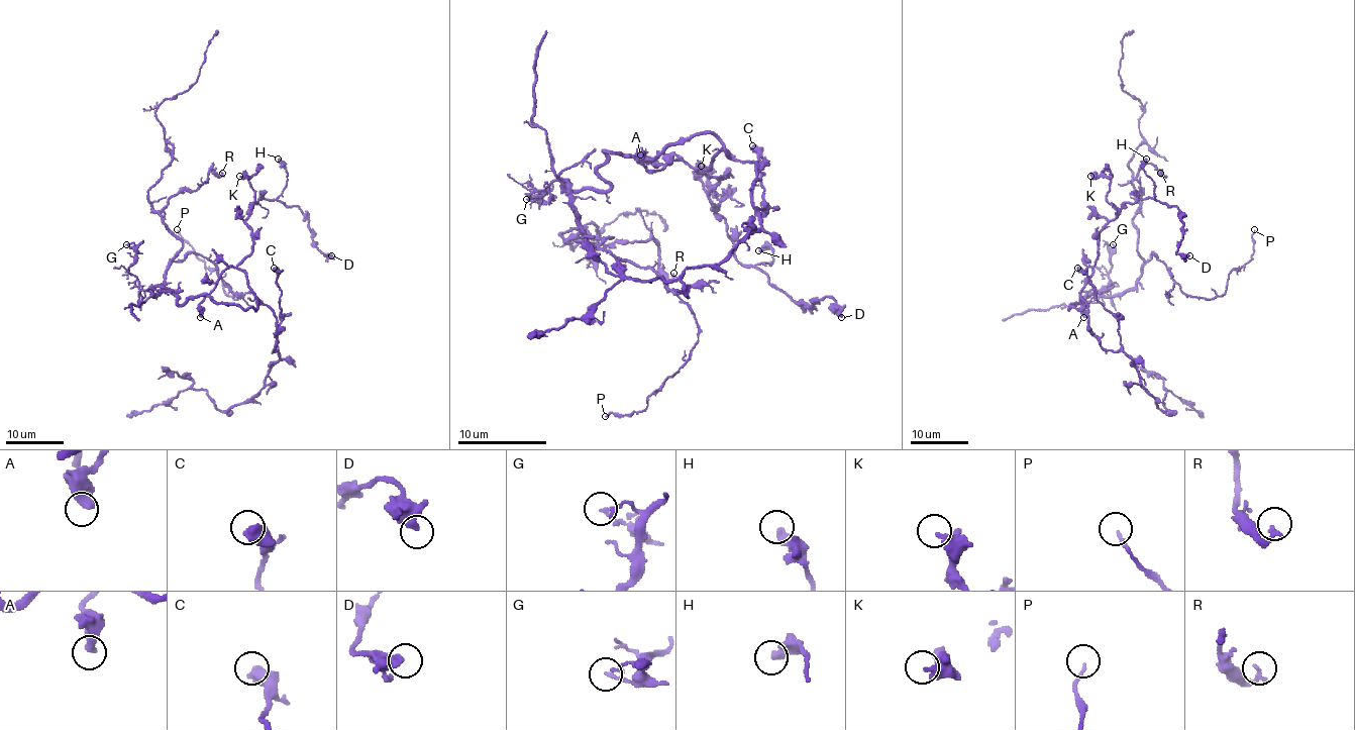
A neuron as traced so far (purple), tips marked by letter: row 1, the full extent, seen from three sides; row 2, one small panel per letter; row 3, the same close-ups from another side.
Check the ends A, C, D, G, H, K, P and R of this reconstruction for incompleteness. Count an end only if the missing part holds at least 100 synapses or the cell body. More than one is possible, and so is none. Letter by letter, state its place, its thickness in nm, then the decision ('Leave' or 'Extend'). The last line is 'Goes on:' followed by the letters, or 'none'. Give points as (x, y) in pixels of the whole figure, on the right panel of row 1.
A: Place: (1083, 317). Thickness 480 nm. Leave
C: Place: (1077, 268). Thickness 600 nm. Leave
D: Place: (1189, 255). Thickness 400 nm. Leave
G: Place: (1113, 244). Thickness 90 nm. Leave
H: Place: (1146, 159). Thickness 360 nm. Leave
K: Place: (1090, 176). Thickness 400 nm. Leave
P: Place: (1254, 229). Thickness 140 nm. Leave
R: Place: (1160, 173). Thickness 190 nm. Leave
Goes on: none

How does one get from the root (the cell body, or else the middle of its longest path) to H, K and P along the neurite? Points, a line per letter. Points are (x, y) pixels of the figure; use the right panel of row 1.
H: (1089, 295), (1068, 308), (1083, 307), (1080, 292), (1098, 257), (1100, 232), (1126, 203), (1154, 199), (1146, 159)
K: (1089, 295), (1068, 308), (1083, 307), (1100, 232), (1117, 211), (1107, 200), (1110, 180), (1090, 176)
P: (1089, 295), (1129, 291), (1153, 252), (1185, 294), (1220, 297), (1229, 274), (1251, 261), (1254, 229)

